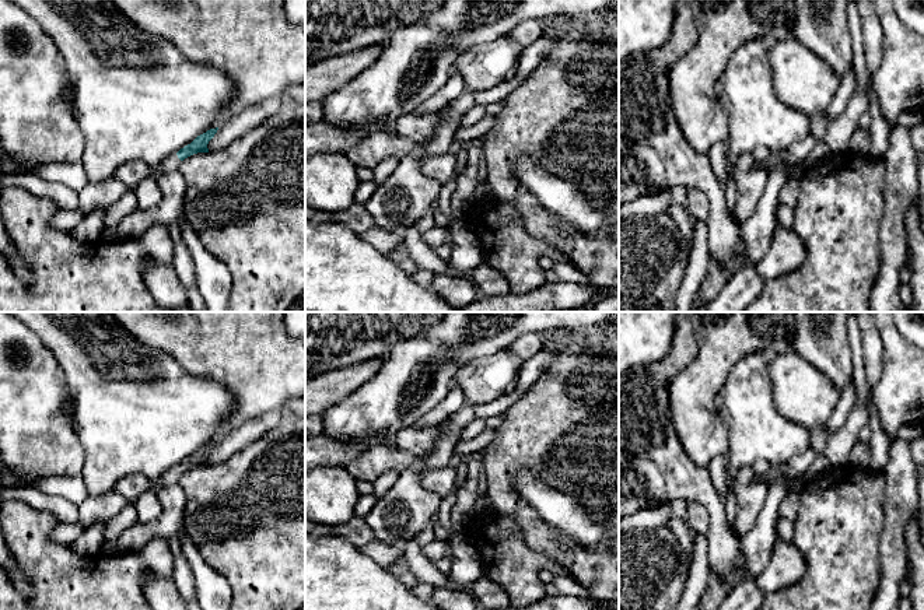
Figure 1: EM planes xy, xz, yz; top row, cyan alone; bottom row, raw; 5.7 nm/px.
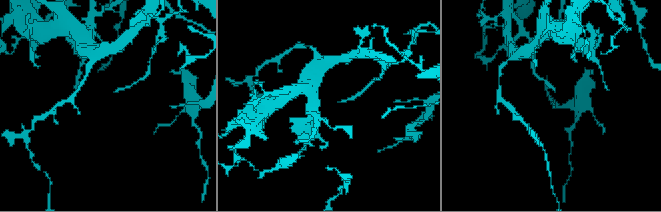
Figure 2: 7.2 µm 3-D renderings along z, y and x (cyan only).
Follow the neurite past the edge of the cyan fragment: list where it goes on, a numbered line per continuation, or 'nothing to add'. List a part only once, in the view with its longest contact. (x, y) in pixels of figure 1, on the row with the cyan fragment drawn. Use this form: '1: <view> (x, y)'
1: xy (171, 162)

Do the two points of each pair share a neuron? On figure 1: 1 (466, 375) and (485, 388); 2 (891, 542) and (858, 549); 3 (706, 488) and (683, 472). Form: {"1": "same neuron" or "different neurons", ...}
{"1": "same neuron", "2": "different neurons", "3": "same neuron"}

